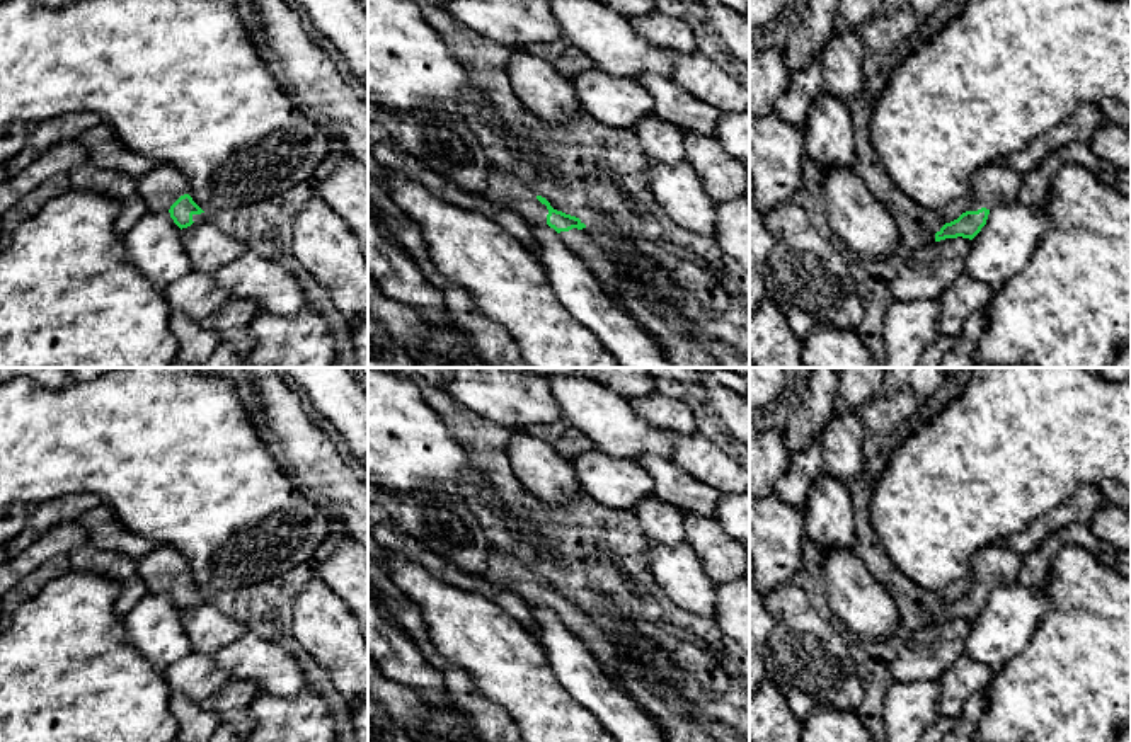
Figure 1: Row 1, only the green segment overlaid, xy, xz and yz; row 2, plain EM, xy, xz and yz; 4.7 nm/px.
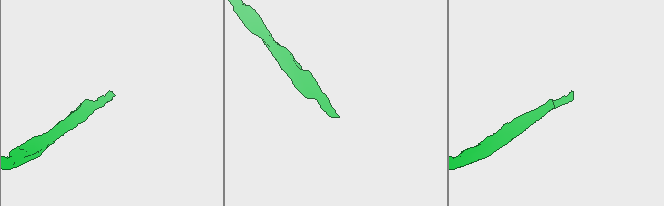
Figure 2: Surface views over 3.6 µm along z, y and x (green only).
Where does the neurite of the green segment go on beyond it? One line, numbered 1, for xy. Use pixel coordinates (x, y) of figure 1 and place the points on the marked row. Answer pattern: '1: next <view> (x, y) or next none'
1: next none

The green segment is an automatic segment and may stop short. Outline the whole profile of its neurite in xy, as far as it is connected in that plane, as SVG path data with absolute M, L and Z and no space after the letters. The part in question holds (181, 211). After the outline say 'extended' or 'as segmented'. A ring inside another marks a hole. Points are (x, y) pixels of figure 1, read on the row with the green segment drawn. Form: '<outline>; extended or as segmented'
M189 194L181 196L169 209L174 223L182 230L191 226L192 216L204 213Z; as segmented

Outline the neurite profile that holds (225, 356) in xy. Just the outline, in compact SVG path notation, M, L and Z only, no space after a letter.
M220 344L208 359L206 368L247 368L247 359L233 345Z

